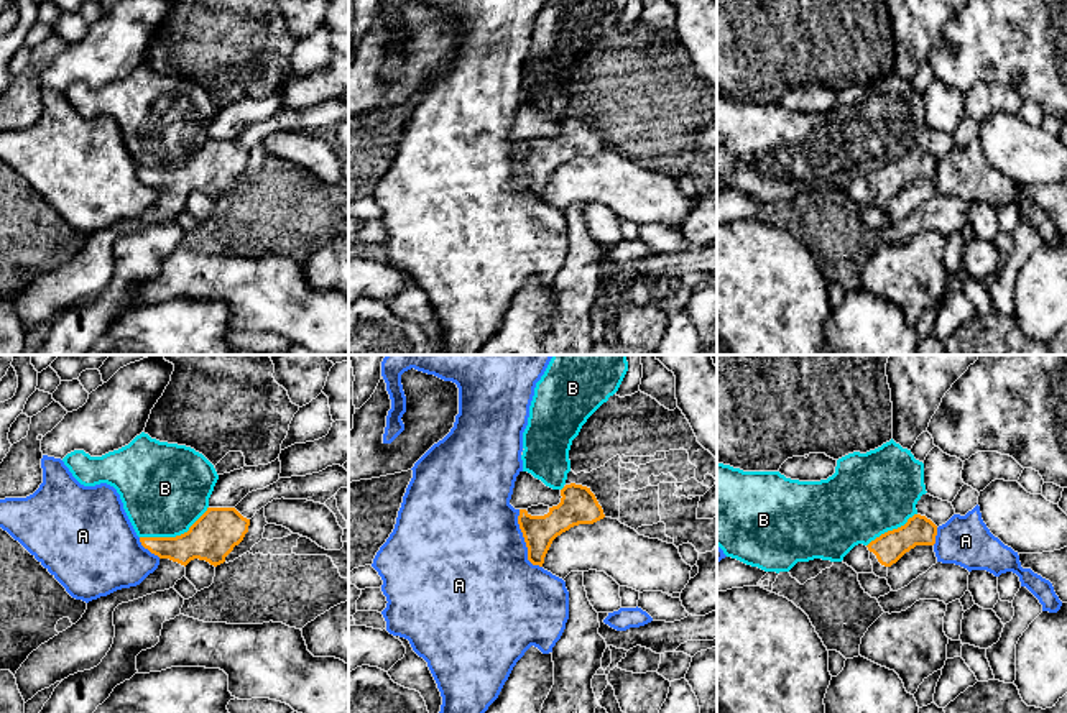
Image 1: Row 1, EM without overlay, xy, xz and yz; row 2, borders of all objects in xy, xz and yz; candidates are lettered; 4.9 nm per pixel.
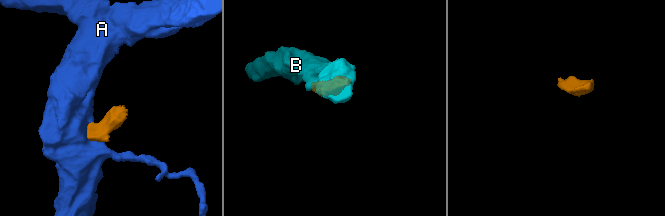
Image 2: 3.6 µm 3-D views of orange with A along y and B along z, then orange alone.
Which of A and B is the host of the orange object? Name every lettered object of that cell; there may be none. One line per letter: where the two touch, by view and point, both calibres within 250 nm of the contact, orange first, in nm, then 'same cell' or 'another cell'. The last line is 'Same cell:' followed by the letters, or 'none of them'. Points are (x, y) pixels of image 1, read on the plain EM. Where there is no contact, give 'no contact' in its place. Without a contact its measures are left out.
A: xz (525, 173) | 160/500 nm | another cell
B: xy (176, 168) | 220/440 nm | another cell
Same cell: none of them

